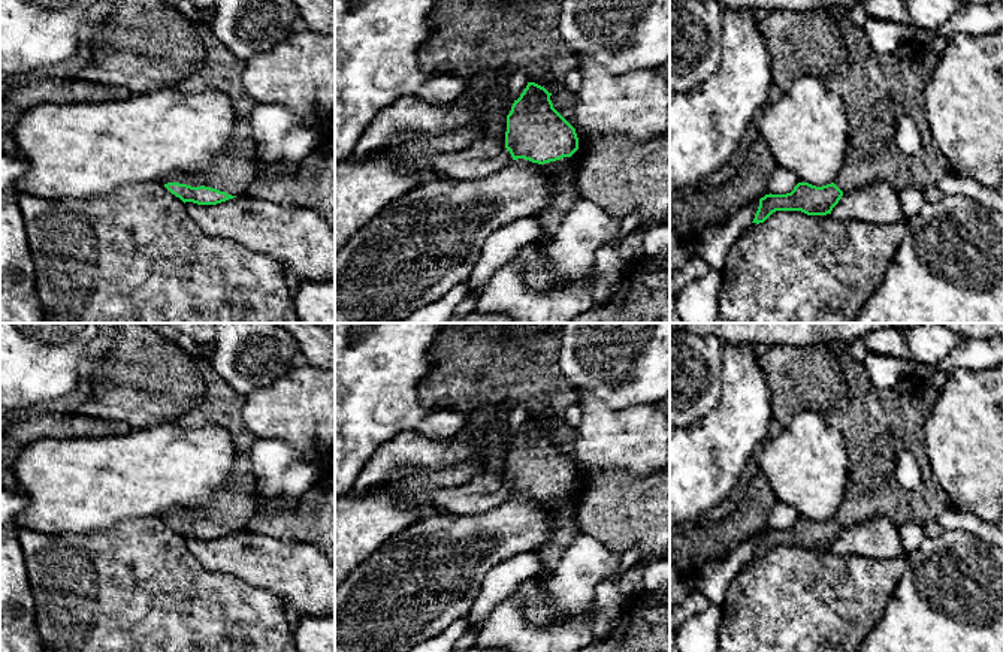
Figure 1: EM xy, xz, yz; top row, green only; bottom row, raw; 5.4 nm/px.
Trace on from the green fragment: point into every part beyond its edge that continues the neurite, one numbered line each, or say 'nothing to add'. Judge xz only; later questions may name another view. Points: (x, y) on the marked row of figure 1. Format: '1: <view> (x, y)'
1: xz (564, 172)

